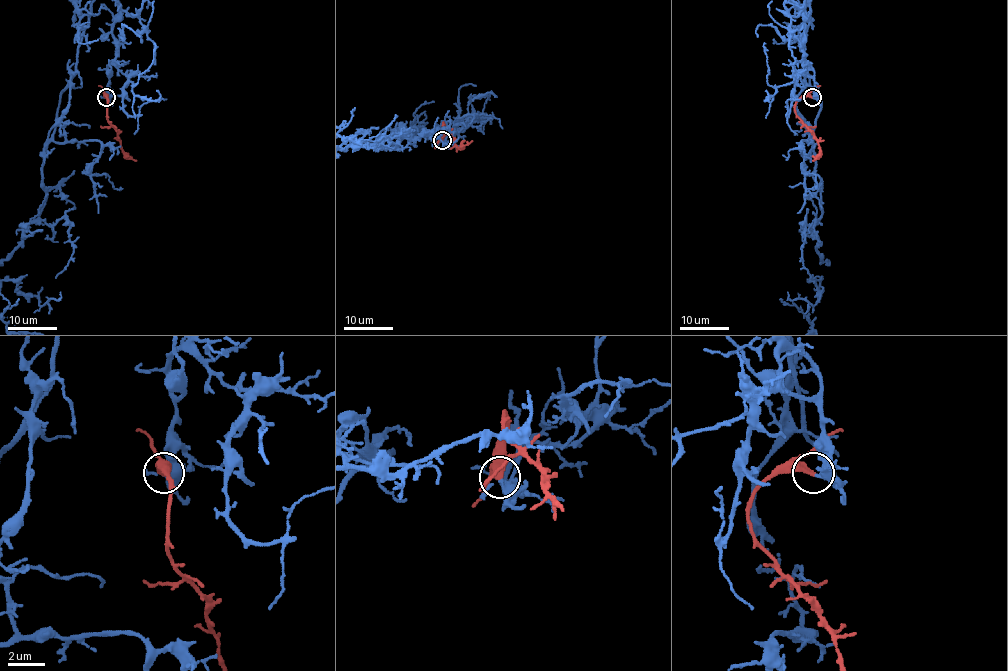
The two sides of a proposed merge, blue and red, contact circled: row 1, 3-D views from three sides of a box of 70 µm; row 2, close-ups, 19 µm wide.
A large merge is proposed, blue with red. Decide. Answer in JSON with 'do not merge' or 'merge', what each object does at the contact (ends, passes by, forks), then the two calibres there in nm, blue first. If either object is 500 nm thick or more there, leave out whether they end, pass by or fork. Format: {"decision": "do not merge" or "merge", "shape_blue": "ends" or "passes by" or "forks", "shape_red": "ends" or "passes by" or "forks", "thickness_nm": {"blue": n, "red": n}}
{"decision": "merge", "shape_blue": "passes by", "shape_red": "ends", "thickness_nm": {"blue": 260, "red": 360}}

